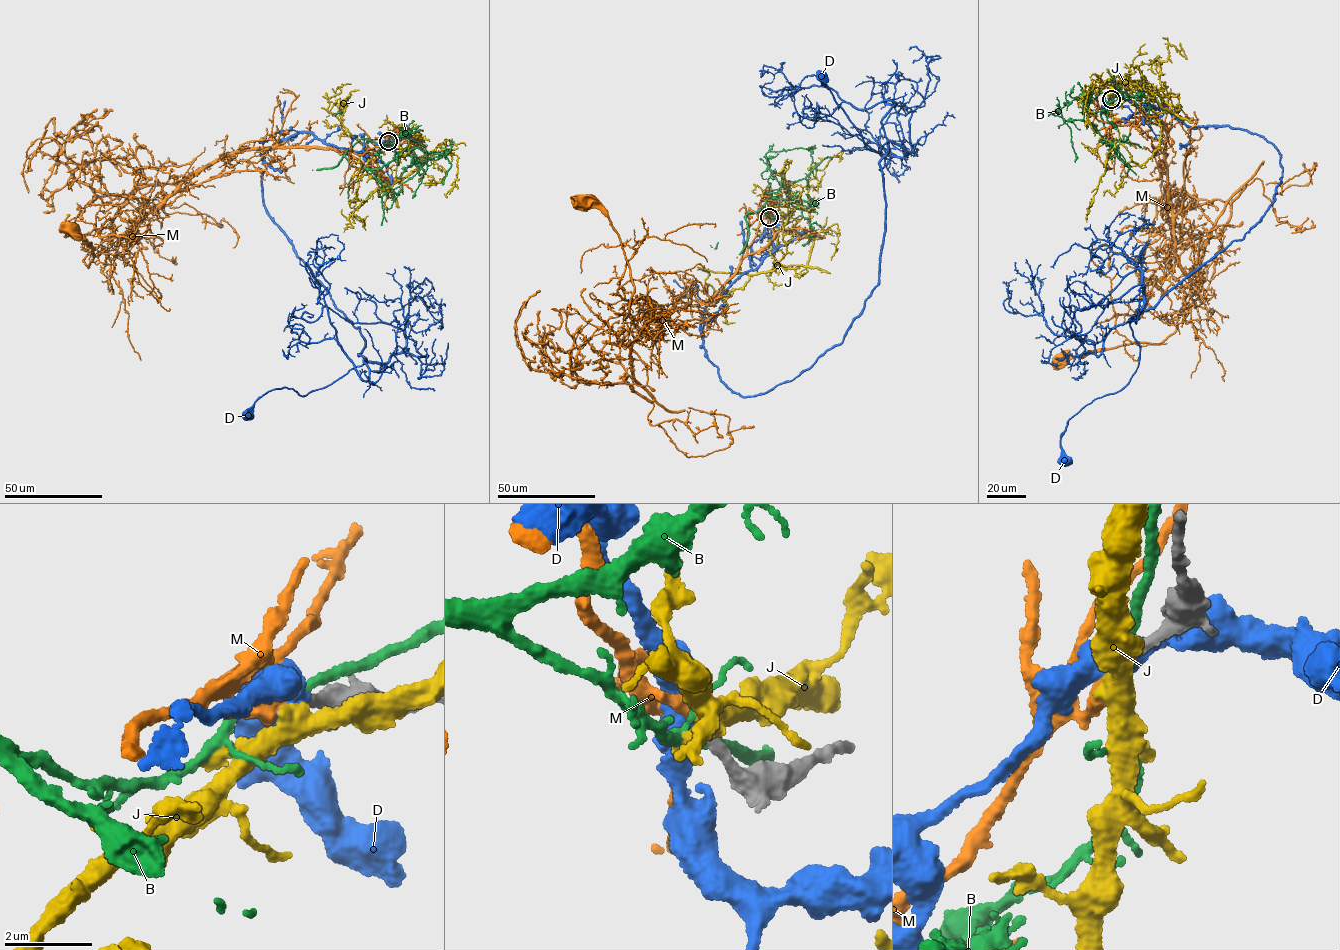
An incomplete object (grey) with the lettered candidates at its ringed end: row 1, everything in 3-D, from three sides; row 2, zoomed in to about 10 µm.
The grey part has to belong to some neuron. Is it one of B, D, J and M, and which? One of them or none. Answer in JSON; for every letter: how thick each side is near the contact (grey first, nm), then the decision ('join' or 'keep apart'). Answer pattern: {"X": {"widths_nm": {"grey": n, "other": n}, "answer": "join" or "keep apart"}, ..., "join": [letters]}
{"B": {"widths_nm": {"grey": 320, "other": 240}, "answer": "keep apart"}, "D": {"widths_nm": {"grey": 320, "other": 600}, "answer": "keep apart"}, "J": {"widths_nm": {"grey": 280, "other": 440}, "answer": "keep apart"}, "M": {"widths_nm": {"grey": 280, "other": 400}, "answer": "join"}, "join": ["M"]}

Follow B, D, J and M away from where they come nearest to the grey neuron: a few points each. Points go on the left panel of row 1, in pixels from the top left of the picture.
B: (388, 140), (362, 138), (344, 157), (379, 168), (395, 157), (399, 136), (420, 142), (427, 168), (412, 198)
D: (388, 140), (374, 156), (303, 132), (263, 155), (266, 211), (366, 362), (248, 414)
J: (388, 141), (432, 151), (390, 185), (361, 166), (349, 202), (363, 202), (352, 214), (364, 225), (351, 216)
M: (388, 141), (367, 167), (329, 149), (226, 156), (91, 252), (88, 267), (94, 251), (70, 226)

